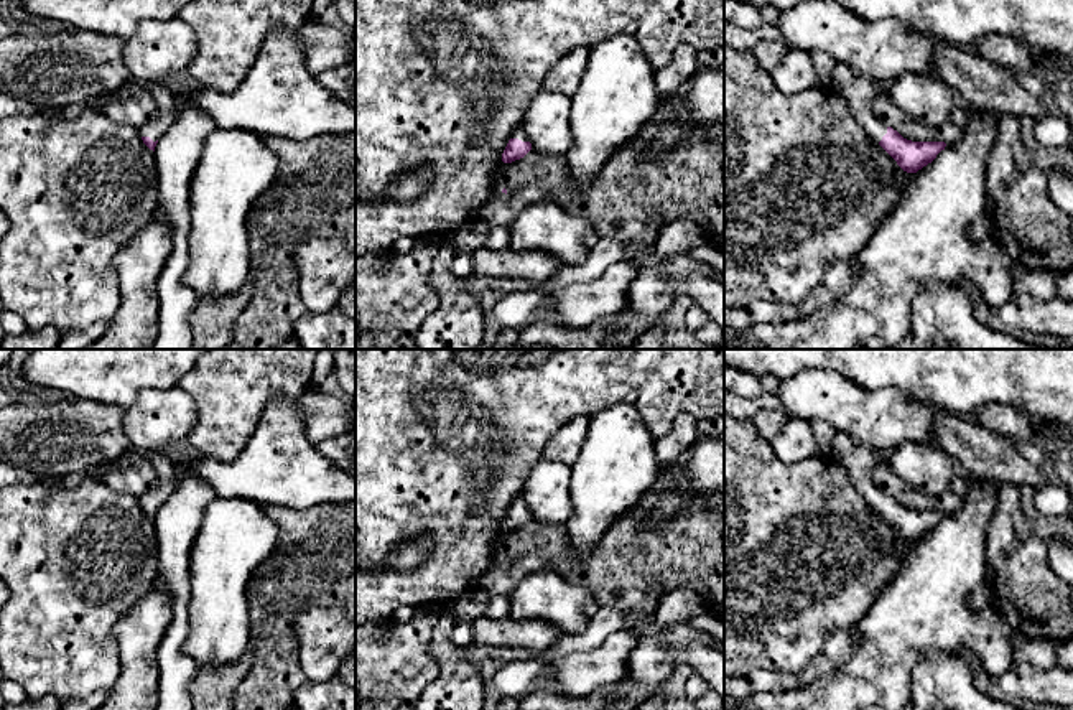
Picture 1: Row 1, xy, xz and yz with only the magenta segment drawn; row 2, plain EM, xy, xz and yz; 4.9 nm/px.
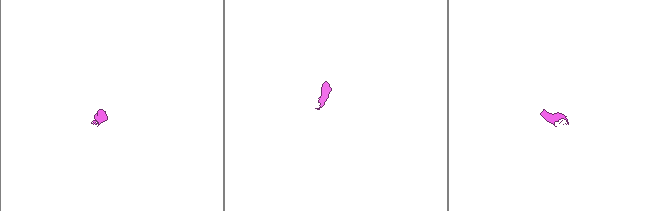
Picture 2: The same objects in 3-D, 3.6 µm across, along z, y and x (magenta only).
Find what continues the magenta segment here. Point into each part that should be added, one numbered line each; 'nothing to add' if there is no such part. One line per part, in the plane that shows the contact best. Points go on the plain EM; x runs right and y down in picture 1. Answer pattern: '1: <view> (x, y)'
1: yz (859, 462)

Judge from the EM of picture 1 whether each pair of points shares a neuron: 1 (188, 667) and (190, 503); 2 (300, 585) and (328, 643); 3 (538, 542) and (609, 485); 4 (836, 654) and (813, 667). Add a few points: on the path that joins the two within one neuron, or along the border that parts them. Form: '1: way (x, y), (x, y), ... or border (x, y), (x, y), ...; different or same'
1: way (178, 626), (176, 544); same
2: border (338, 607), (305, 610), (295, 621), (297, 644); different
3: border (563, 526), (573, 554), (578, 559), (603, 536); different
4: way (831, 658), (818, 667); same

